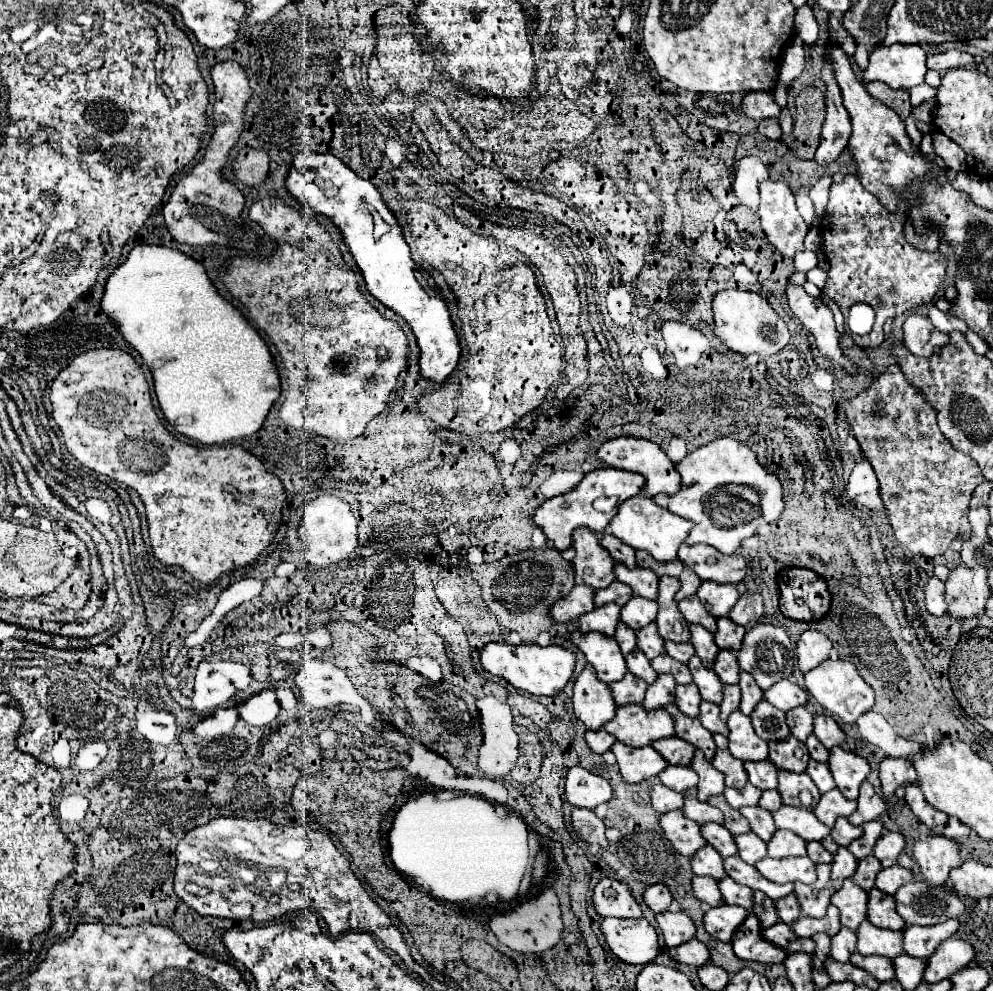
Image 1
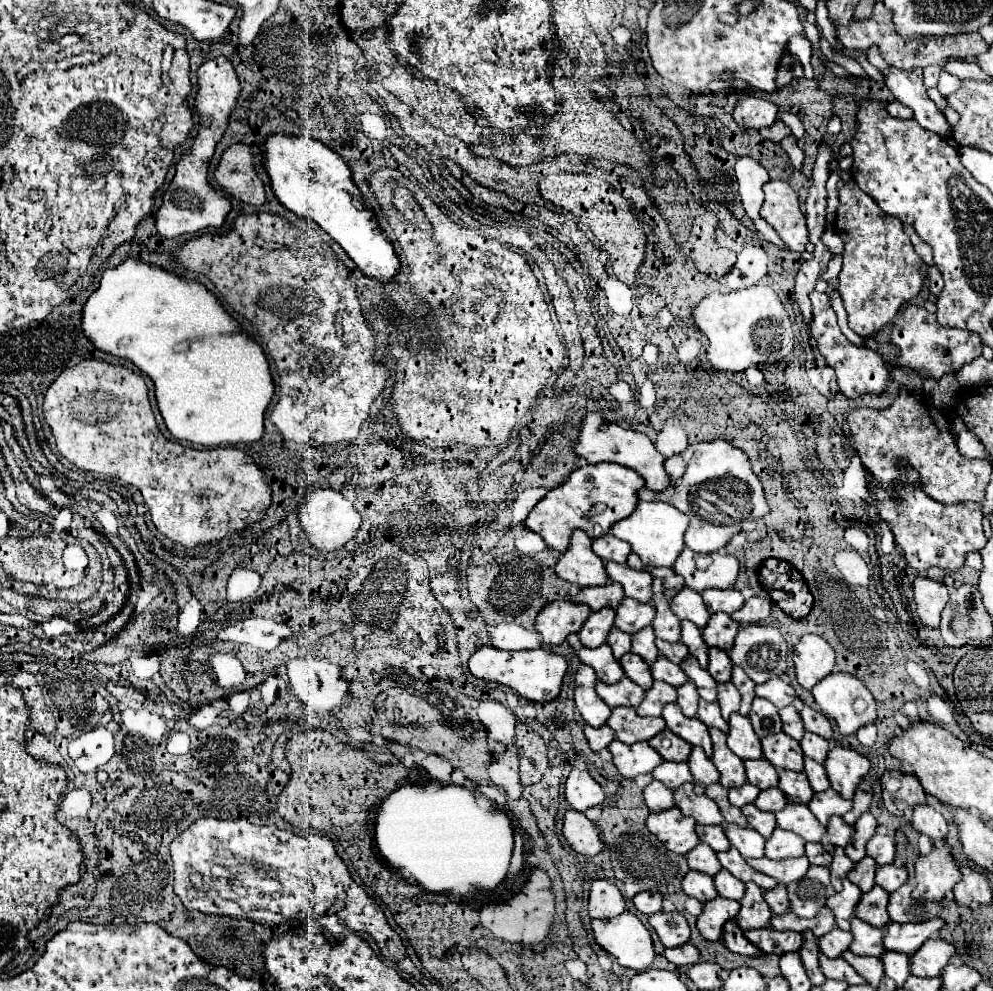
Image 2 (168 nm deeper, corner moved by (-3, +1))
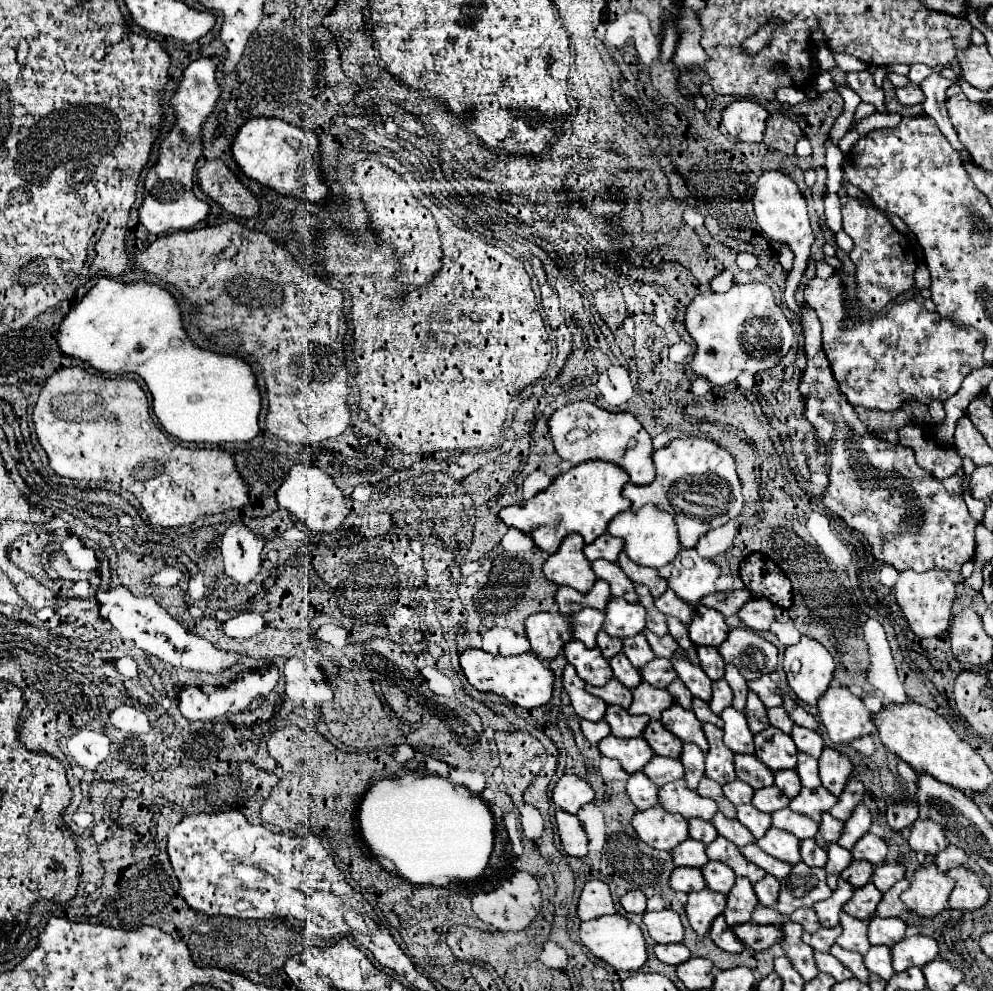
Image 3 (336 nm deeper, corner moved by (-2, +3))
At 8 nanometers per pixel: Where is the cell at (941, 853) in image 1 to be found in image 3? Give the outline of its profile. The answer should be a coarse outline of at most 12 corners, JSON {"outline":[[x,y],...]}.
{"outline":[[920,866],[900,900],[920,918],[948,908],[954,880]]}

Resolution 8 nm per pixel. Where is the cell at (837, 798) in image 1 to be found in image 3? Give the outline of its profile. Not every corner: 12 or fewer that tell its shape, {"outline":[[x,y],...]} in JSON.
{"outline":[[822,786],[802,788],[790,800],[794,812],[820,822],[838,798]]}

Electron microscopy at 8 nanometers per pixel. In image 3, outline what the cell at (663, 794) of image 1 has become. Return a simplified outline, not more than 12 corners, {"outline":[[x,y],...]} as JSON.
{"outline":[[634,772],[626,794],[638,810],[658,804],[658,788],[644,772]]}

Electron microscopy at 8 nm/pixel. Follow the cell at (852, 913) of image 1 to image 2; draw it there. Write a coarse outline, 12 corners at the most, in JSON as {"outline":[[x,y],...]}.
{"outline":[[843,880],[843,892],[831,896],[839,928],[851,930],[849,920],[863,892],[853,882]]}

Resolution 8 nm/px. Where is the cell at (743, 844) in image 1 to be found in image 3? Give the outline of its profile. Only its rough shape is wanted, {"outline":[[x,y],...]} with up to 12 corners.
{"outline":[[716,812],[710,822],[736,846],[754,842],[746,826]]}

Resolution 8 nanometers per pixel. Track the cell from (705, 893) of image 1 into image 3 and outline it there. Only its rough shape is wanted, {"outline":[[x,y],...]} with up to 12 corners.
{"outline":[[674,868],[670,888],[688,894],[704,890],[698,868]]}

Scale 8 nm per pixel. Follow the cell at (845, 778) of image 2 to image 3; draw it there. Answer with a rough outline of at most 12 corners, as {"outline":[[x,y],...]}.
{"outline":[[832,748],[818,758],[822,786],[840,796],[852,762]]}

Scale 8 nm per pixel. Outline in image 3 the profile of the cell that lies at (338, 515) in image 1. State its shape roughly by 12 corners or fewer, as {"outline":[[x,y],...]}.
{"outline":[[294,464],[276,502],[314,532],[348,516],[342,490],[324,470]]}

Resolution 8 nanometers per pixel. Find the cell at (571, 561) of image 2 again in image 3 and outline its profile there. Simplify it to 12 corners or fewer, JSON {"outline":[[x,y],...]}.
{"outline":[[578,534],[544,562],[544,576],[578,592],[594,584]]}

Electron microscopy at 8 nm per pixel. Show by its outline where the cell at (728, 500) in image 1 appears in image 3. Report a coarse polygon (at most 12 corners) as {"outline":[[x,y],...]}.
{"outline":[[678,438],[654,450],[654,482],[628,482],[632,512],[672,514],[682,548],[740,514],[734,458]]}

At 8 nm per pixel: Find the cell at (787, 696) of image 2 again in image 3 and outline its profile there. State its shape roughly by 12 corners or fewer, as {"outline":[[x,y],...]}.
{"outline":[[768,674],[750,680],[748,688],[764,706],[780,706],[780,688]]}

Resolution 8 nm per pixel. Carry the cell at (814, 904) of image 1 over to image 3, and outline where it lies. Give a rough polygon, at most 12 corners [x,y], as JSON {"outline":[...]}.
{"outline":[[804,862],[780,880],[776,910],[796,908],[830,898],[824,868]]}

